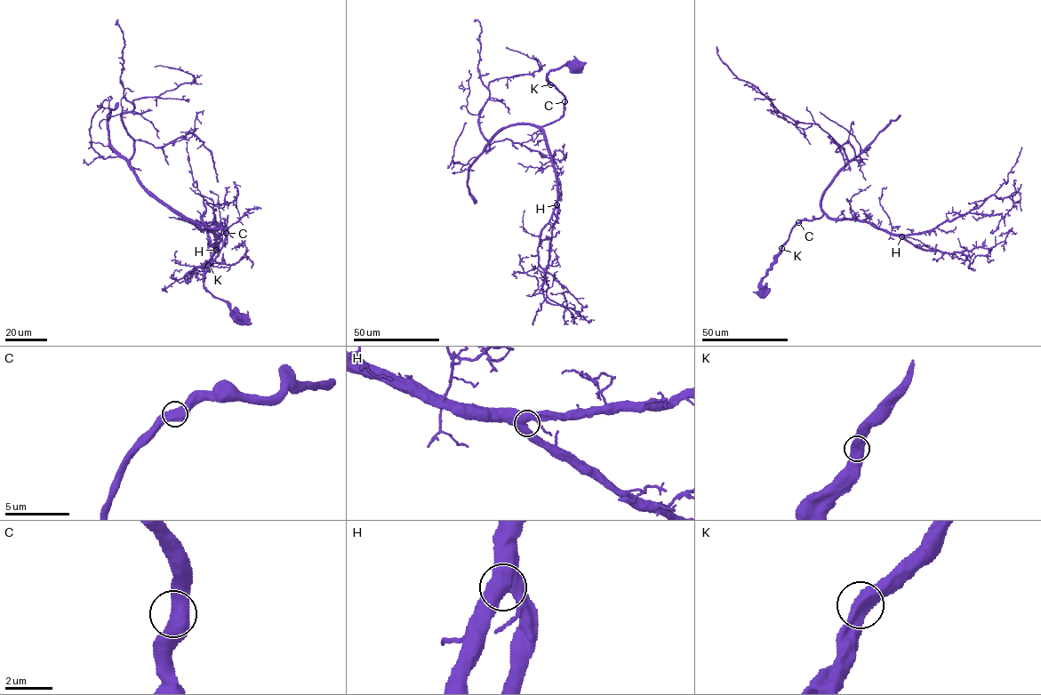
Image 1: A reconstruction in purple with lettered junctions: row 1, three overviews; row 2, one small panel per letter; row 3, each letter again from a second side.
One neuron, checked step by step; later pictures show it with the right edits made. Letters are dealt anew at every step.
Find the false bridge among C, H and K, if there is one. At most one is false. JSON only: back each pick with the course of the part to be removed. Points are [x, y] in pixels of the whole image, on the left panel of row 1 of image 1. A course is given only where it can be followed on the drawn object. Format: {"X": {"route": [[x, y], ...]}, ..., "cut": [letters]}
{"cut": []}

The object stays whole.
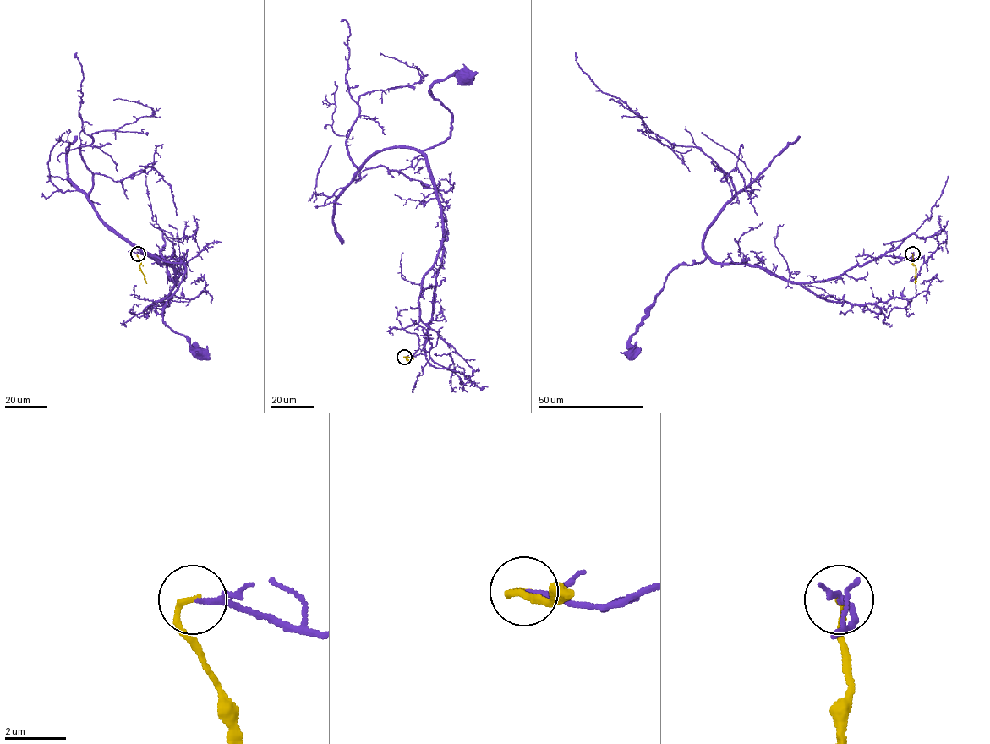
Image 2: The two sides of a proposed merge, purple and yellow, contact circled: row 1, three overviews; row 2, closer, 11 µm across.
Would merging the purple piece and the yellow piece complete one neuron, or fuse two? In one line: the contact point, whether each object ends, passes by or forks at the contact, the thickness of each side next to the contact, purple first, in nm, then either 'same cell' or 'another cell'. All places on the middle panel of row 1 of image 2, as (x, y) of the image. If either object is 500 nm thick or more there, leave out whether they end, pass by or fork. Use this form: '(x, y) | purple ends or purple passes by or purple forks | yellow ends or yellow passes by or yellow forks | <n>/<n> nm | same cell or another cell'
(404, 357) | purple passes by | yellow ends | 130/170 nm | same cell

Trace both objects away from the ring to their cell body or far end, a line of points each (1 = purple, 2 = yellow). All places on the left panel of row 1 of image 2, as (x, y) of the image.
1: (138, 254), (161, 256), (177, 282), (157, 257), (184, 265), (163, 321), (199, 353)
2: (138, 254), (139, 267), (146, 283)

